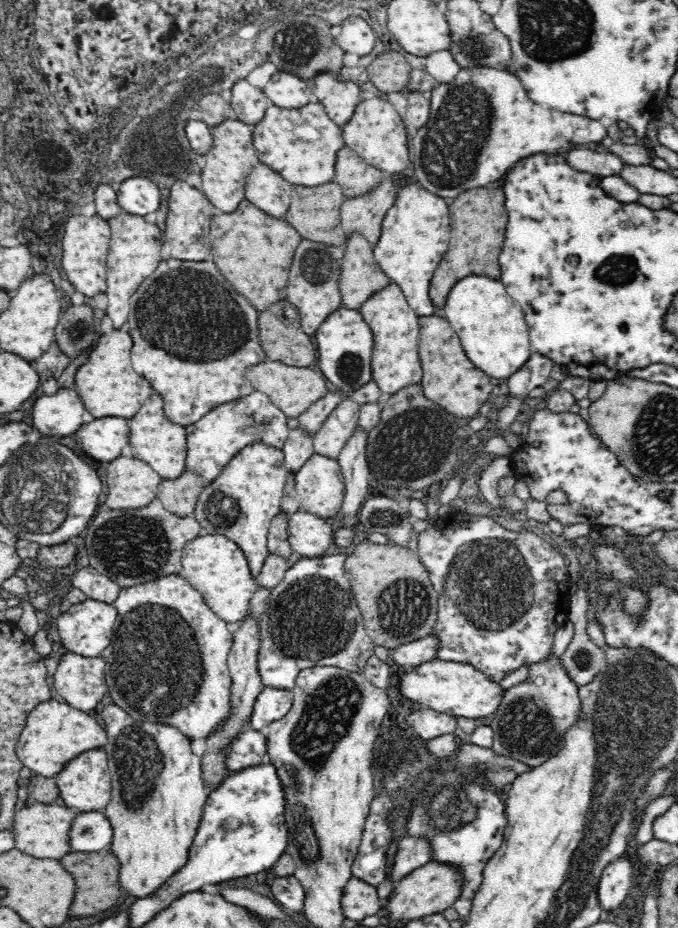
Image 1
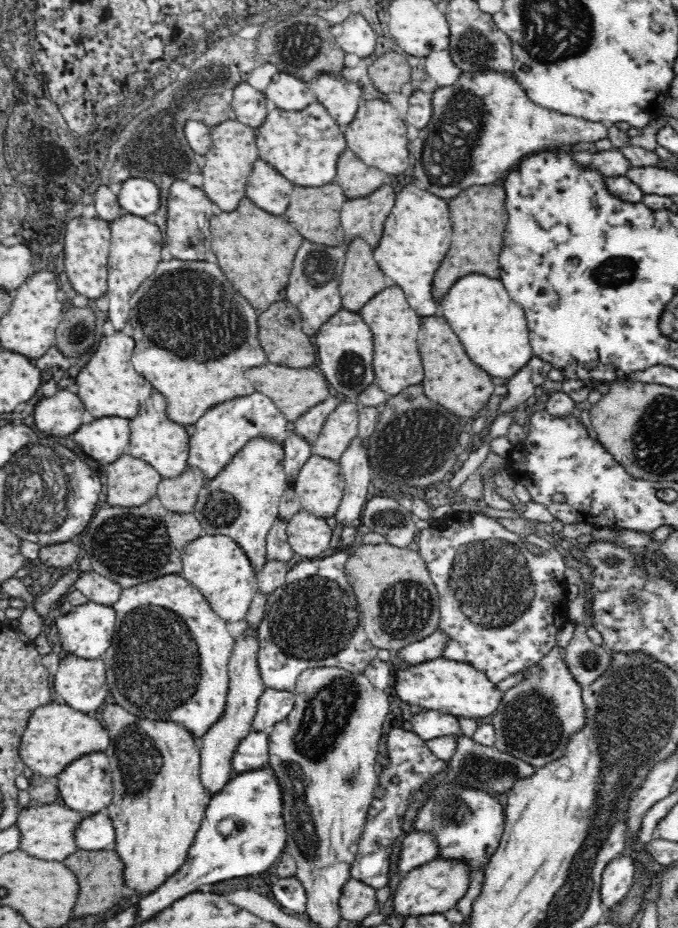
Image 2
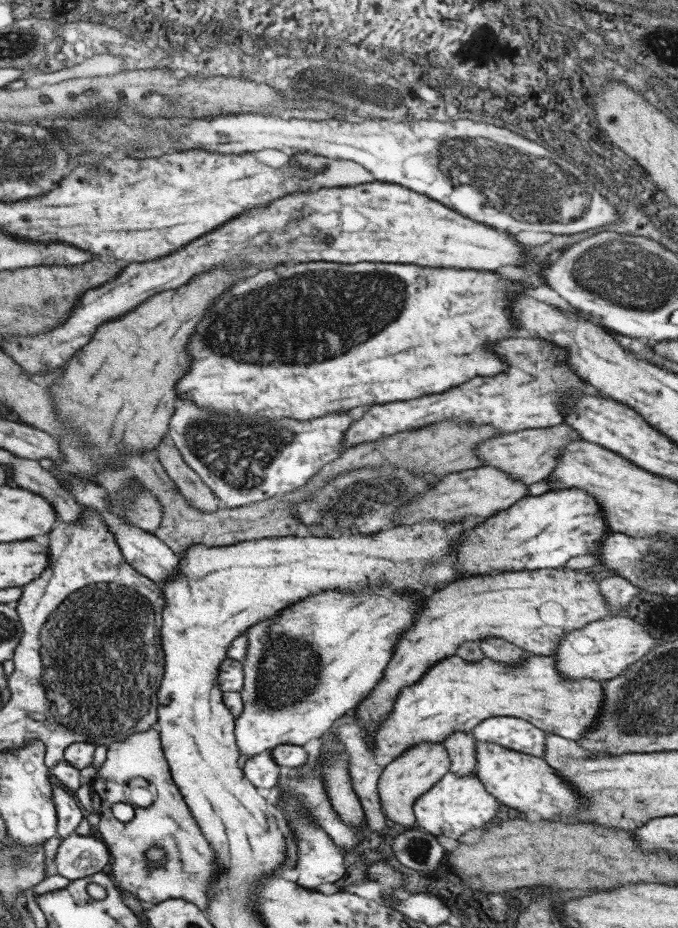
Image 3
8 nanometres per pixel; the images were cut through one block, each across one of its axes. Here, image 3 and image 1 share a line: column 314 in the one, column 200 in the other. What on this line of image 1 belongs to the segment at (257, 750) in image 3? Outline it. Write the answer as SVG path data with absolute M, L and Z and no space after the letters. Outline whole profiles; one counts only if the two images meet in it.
M179 574L161 576L156 580L144 584L121 588L118 599L113 602L113 605L117 610L117 624L112 640L109 646L102 652L102 658L100 659L103 667L101 675L105 677L106 686L108 687L113 703L136 720L172 725L180 729L186 737L190 737L192 740L206 738L218 725L221 725L229 717L231 711L231 676L227 666L227 660L233 644L233 635L228 631L227 622L214 614L202 597L202 594L198 590L195 590Z

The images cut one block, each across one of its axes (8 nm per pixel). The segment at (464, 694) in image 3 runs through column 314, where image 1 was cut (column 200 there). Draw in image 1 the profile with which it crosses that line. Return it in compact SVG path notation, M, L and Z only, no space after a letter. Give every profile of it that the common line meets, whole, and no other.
M114 703L103 708L102 720L108 737L104 749L110 760L112 784L112 800L103 809L103 812L106 810L104 815L114 828L114 840L110 848L122 864L120 884L124 893L139 899L156 892L162 883L174 876L188 860L204 804L208 799L201 777L203 762L190 747L192 739L172 725L136 720Z

